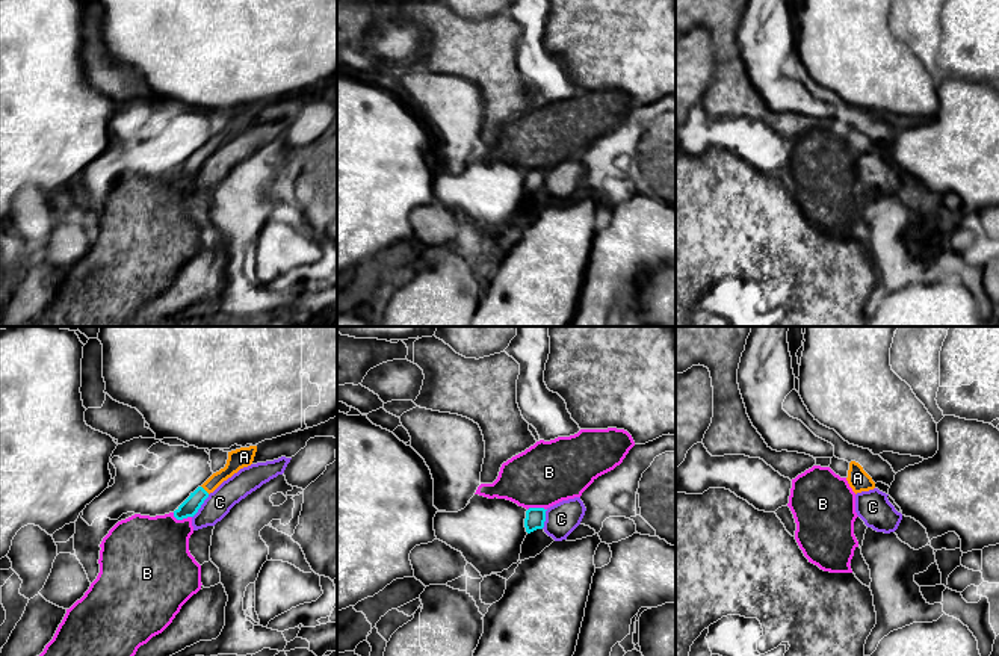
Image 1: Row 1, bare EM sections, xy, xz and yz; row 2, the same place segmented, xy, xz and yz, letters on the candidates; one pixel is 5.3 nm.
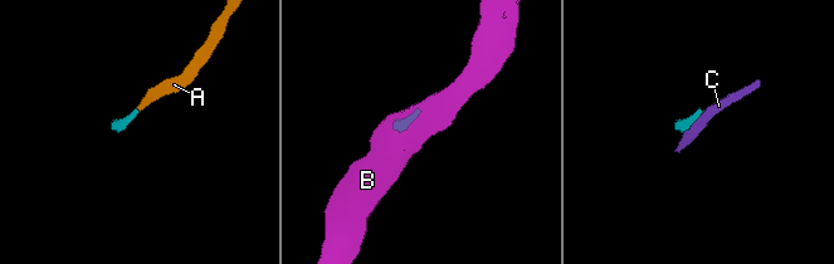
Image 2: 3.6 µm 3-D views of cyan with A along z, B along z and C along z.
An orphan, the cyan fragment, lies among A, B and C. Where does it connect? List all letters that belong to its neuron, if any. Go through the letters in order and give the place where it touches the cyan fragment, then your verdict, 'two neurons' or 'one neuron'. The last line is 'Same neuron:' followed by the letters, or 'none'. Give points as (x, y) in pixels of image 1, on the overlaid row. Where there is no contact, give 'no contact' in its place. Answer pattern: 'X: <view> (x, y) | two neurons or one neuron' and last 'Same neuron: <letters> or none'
A: xy (204, 490) | one neuron
B: xy (182, 519) | two neurons
C: xy (200, 507) | two neurons
Same neuron: A

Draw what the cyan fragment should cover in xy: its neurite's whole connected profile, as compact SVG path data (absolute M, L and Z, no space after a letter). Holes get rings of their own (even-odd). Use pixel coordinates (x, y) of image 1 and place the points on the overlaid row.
M257 446L240 447L228 452L225 467L213 473L201 487L190 493L190 496L174 511L174 517L177 520L193 517L210 493L240 469L252 464L255 452Z

